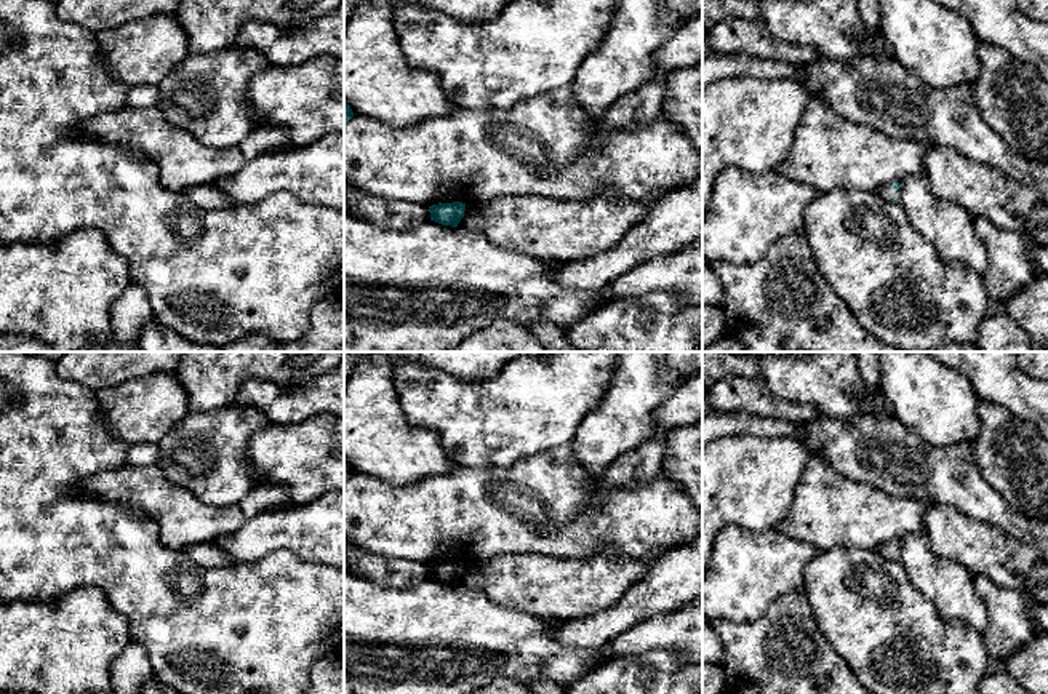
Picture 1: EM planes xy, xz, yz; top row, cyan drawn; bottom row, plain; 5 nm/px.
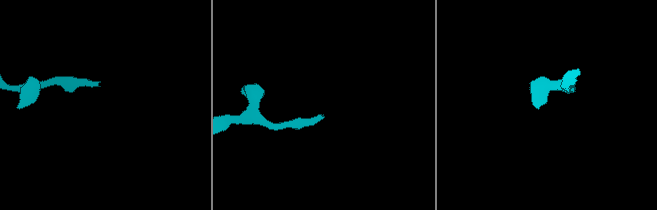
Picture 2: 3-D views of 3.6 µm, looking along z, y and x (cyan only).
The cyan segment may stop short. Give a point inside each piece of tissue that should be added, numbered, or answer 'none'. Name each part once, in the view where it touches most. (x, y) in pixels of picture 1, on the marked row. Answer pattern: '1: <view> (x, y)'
1: yz (888, 194)

